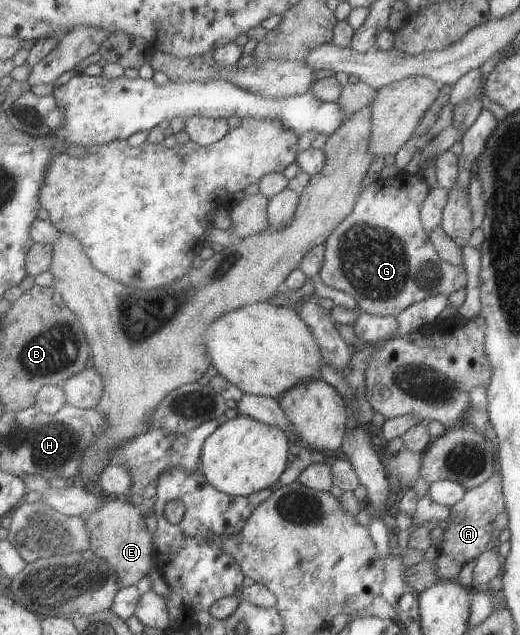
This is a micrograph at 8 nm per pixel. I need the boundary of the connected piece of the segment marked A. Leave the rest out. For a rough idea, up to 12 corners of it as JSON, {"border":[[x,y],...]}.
{"border":[[500,473],[450,506],[438,555],[463,566],[496,549]]}

